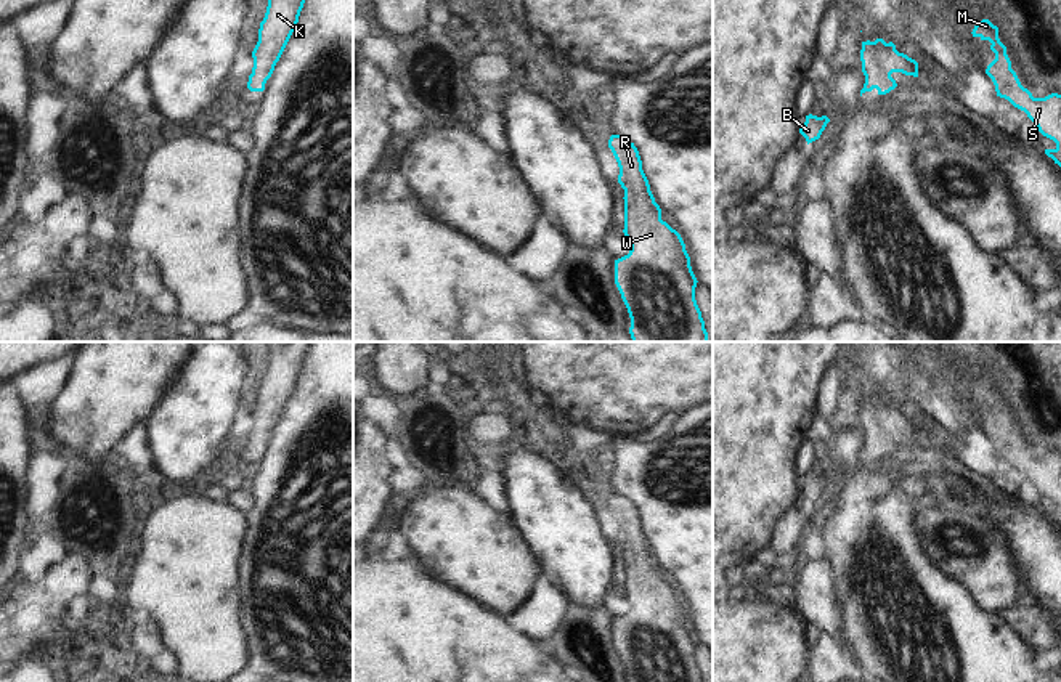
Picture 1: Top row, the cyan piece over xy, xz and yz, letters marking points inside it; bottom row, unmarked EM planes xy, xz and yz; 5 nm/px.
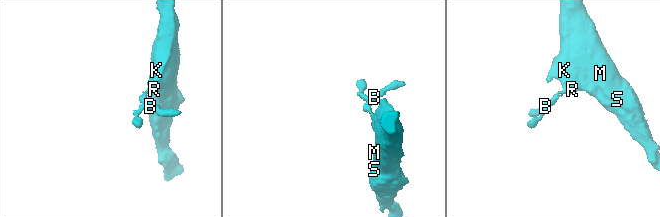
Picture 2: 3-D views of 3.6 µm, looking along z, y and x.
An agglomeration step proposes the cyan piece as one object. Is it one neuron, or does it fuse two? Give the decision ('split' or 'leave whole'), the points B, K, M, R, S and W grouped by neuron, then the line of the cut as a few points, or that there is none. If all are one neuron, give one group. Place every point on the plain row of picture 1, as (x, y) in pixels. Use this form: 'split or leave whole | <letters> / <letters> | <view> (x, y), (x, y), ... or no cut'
leave whole | B K M R S W | no cut

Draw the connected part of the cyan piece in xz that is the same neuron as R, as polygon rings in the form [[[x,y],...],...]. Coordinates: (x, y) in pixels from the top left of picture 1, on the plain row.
[[[621,494],[608,499],[624,549],[628,615],[615,619],[615,643],[631,682],[705,682],[695,660],[697,637],[681,594],[661,579],[637,507]]]

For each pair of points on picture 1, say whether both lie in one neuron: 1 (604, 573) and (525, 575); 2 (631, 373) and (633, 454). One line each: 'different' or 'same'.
1: different
2: different

